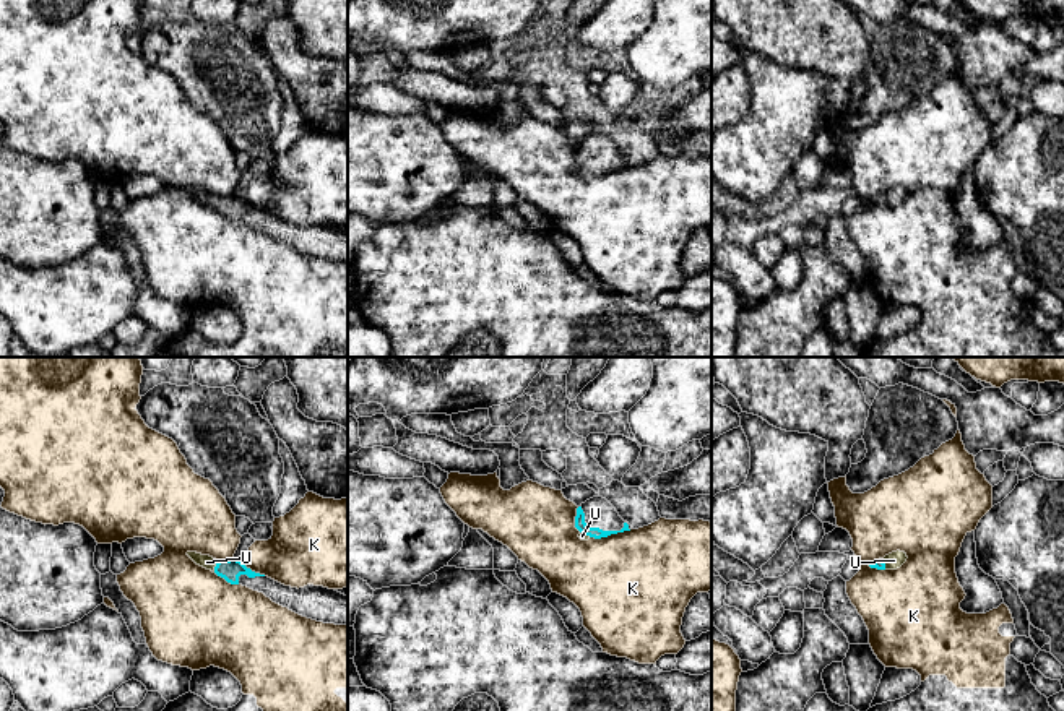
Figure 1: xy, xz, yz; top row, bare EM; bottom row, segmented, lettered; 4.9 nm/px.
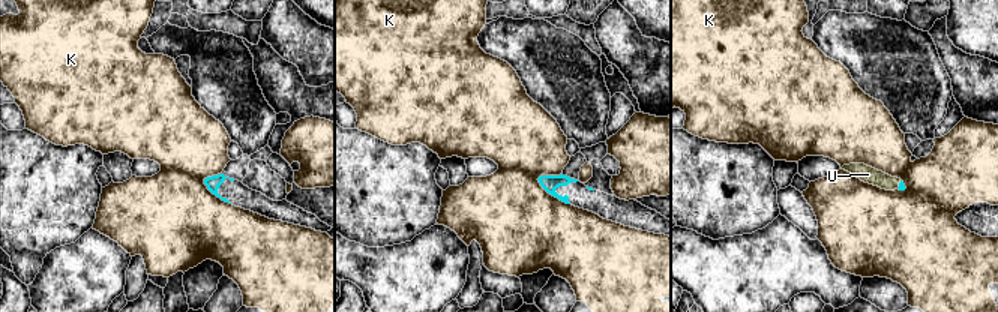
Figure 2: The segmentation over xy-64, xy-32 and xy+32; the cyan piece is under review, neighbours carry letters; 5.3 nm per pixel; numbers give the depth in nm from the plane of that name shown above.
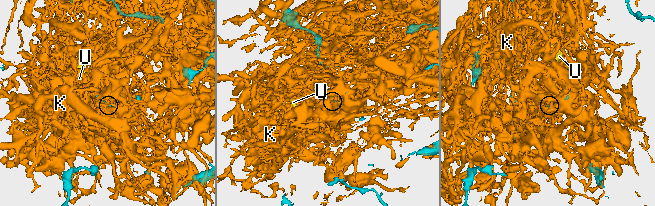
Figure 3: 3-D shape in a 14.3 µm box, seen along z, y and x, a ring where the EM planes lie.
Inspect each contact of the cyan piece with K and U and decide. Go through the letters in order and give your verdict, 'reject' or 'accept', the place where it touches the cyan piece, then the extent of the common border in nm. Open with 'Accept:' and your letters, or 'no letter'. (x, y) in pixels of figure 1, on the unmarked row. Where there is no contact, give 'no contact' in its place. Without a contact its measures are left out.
Accept: U
K: reject | xz (609, 171) | 220 nm
U: accept | xy (215, 203) | 70 nm

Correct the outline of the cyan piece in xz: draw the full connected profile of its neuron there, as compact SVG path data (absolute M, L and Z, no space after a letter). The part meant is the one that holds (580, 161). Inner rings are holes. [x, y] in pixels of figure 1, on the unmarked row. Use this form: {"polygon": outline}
{"polygon": "M599 131L577 144L575 164L580 167L578 174L582 177L588 177L590 174L601 175L634 166L619 153L616 144Z"}

